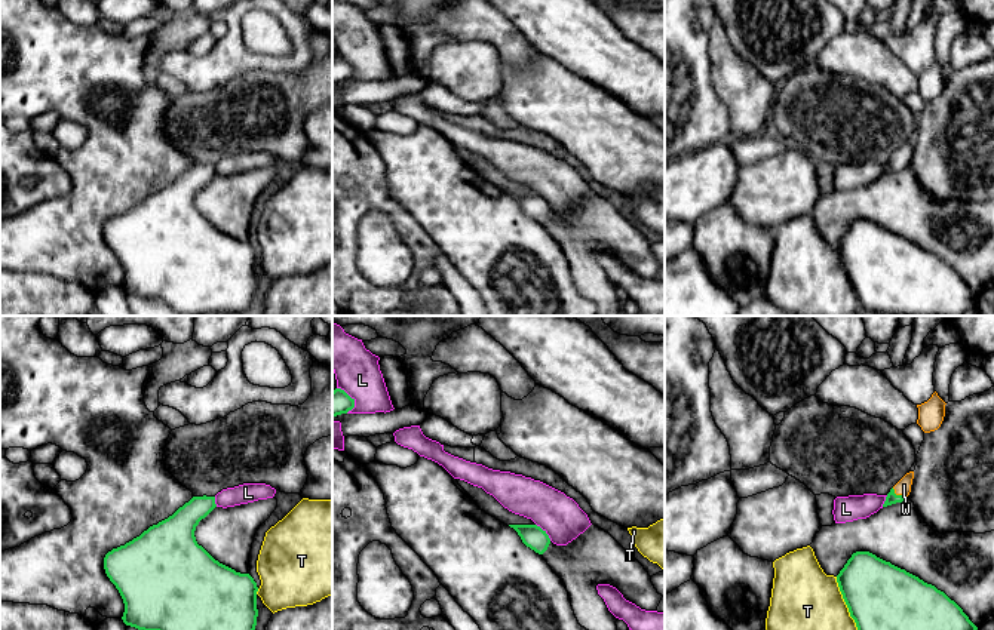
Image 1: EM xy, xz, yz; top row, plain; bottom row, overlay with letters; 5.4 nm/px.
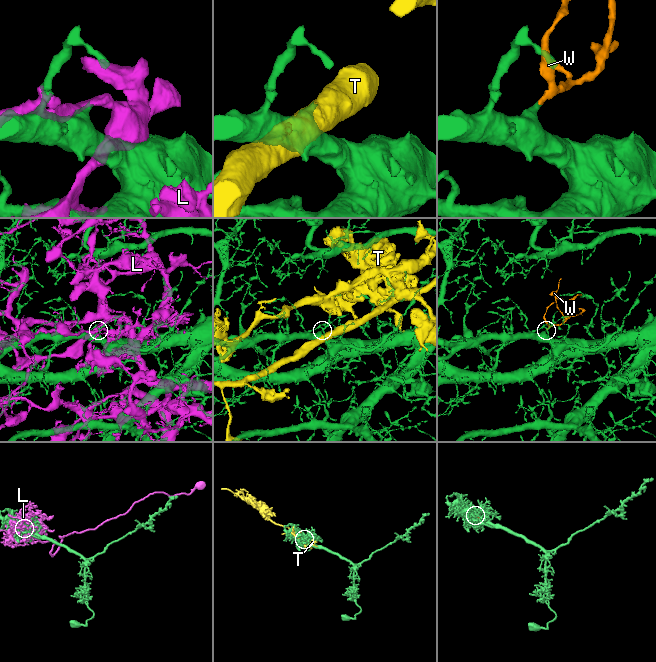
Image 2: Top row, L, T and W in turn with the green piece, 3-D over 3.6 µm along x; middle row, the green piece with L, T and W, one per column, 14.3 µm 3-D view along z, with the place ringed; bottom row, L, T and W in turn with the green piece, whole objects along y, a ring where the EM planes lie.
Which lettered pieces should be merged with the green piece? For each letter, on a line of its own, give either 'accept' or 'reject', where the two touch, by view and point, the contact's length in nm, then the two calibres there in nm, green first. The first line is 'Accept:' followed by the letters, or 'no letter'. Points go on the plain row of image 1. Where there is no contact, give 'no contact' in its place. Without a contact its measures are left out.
Accept: W
L: reject | xz (545, 200) | 130 nm | 120/220 nm
T: reject | yz (847, 274) | 360 nm | 420/420 nm
W: accept | yz (898, 163) | 90 nm | 60/80 nm

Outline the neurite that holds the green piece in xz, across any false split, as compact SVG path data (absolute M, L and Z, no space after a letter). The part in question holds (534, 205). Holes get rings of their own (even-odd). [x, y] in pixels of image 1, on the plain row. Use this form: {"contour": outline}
{"contour": "M509 193L509 194L513 196L521 205L522 210L536 221L543 222L547 218L550 206L546 202L546 199L543 199L540 194L537 193Z"}

